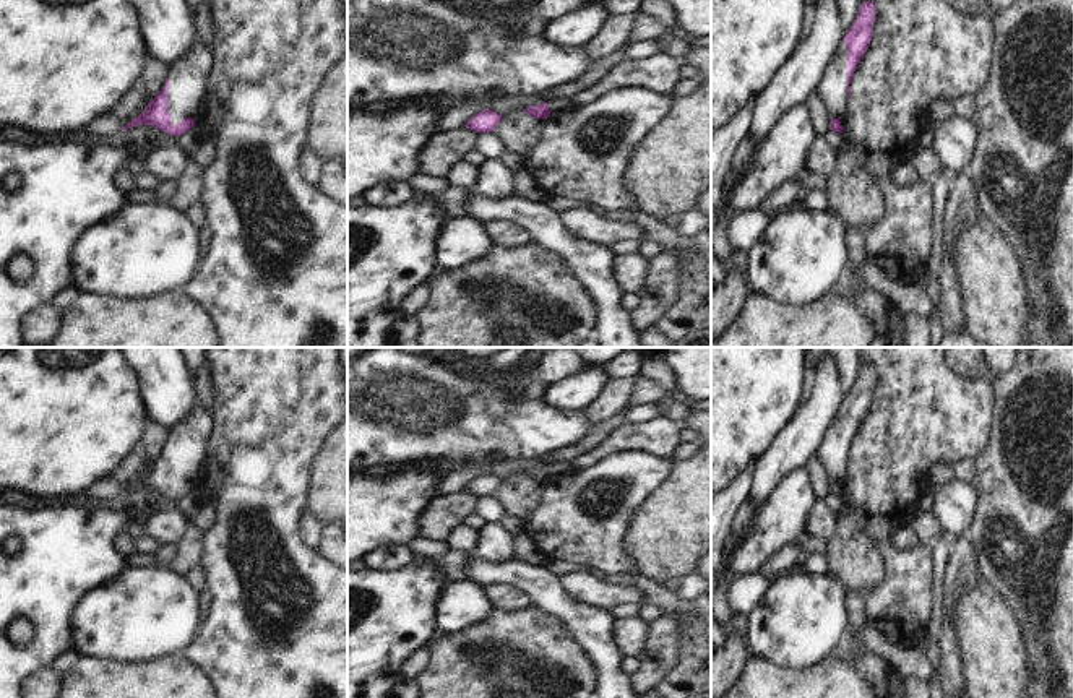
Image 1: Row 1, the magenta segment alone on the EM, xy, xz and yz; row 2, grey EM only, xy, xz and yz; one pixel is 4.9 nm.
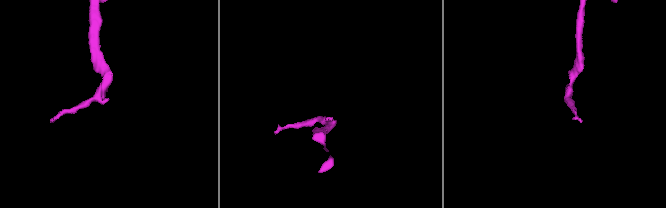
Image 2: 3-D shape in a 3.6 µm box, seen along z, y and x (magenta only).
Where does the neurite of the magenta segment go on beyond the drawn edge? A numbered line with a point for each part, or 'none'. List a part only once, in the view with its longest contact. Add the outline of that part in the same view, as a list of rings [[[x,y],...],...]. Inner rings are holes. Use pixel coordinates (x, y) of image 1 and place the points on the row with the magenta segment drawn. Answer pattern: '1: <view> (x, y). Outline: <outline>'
1: xy (189, 75). Outline: [[[196,41],[182,58],[169,67],[169,114],[172,125],[195,118],[211,71],[211,50]]]

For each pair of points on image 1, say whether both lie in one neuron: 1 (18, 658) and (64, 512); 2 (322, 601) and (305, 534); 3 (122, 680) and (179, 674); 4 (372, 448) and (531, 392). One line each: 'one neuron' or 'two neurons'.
1: one neuron
2: two neurons
3: one neuron
4: two neurons

